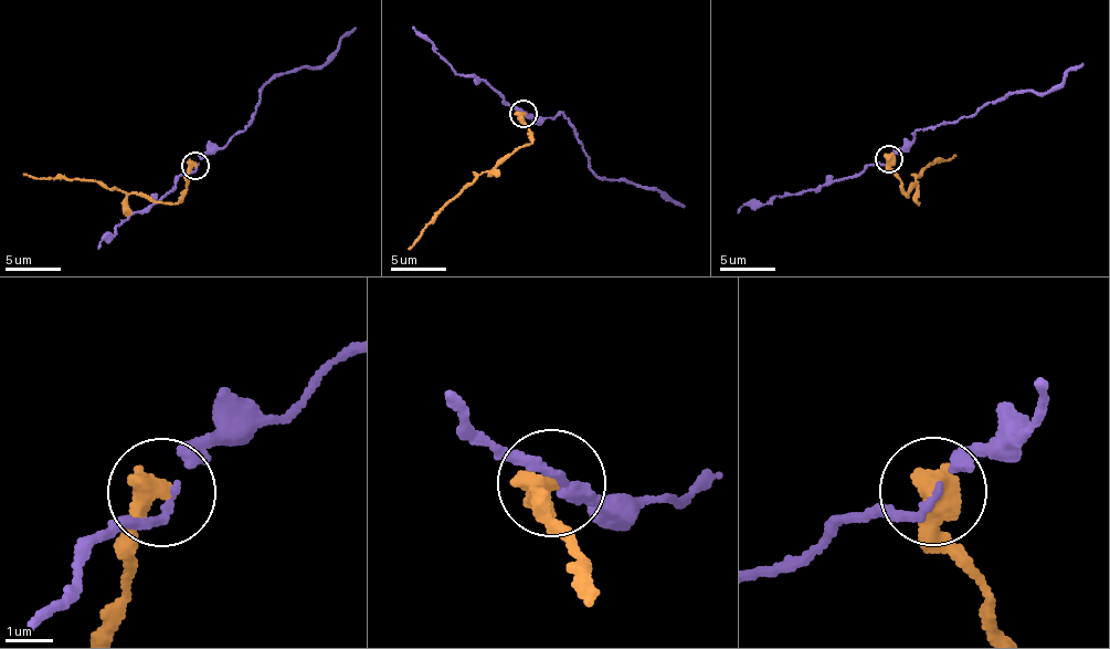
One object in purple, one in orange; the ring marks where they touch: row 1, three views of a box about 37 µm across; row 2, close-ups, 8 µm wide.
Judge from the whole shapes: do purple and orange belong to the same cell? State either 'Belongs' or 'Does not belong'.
Does not belong

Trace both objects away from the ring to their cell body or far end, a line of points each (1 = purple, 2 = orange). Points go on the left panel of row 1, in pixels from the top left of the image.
1: (197, 166), (207, 154), (222, 149), (246, 126), (266, 81), (324, 65), (355, 28)
2: (193, 166), (184, 194), (173, 201), (150, 201), (88, 180), (22, 174)

